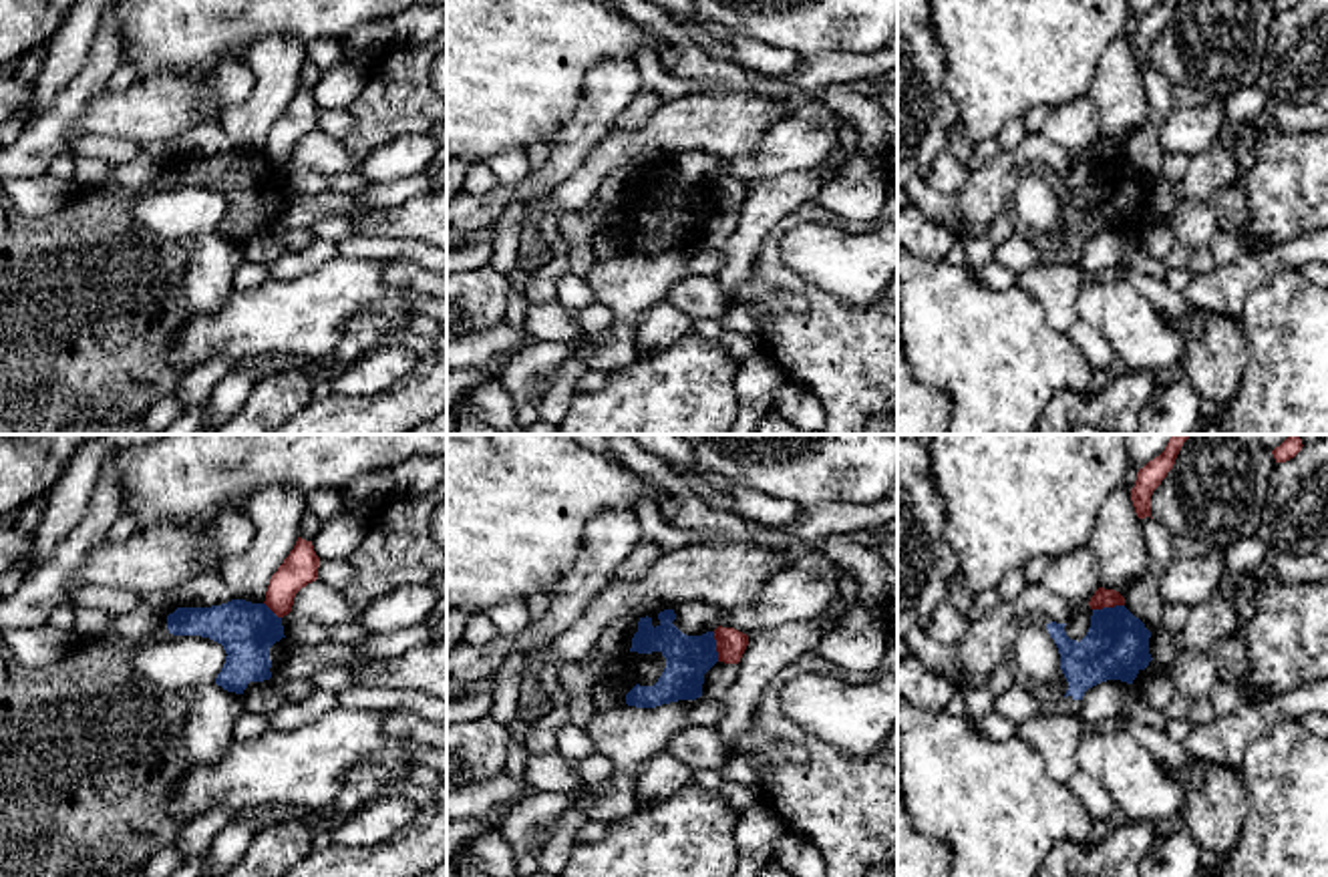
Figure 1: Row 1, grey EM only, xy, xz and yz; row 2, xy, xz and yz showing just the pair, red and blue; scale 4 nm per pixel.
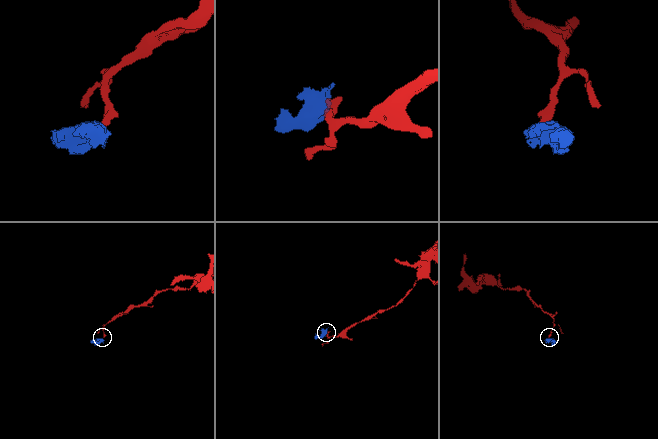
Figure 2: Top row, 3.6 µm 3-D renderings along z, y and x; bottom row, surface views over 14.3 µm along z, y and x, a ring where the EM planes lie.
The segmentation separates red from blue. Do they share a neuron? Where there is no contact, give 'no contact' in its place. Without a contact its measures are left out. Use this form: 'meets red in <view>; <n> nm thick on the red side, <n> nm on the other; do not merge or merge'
meets red in yz; 80 nm thick on the red side, 260 nm on the other; do not merge

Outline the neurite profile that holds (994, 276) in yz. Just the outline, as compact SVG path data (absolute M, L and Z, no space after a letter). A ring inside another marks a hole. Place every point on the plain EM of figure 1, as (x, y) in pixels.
M990 261L984 268L968 268L968 274L980 280L984 286L996 292L1004 292L1016 286L1018 274L1010 268L1004 268L998 261Z

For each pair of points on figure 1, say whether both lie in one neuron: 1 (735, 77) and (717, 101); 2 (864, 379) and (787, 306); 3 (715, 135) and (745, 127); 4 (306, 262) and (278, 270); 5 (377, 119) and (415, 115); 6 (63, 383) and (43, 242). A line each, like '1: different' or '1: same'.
1: different
2: different
3: same
4: same
5: same
6: same

